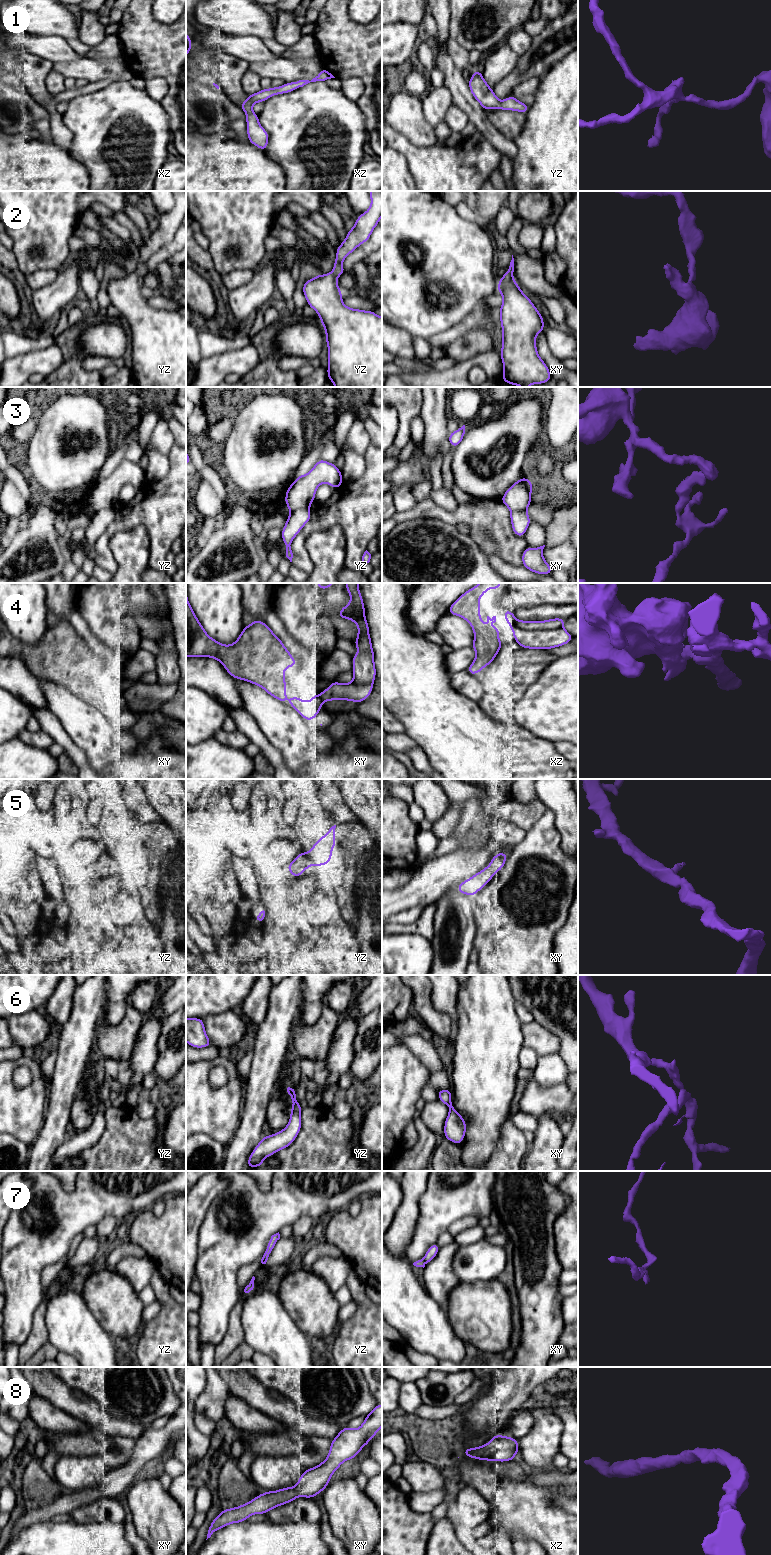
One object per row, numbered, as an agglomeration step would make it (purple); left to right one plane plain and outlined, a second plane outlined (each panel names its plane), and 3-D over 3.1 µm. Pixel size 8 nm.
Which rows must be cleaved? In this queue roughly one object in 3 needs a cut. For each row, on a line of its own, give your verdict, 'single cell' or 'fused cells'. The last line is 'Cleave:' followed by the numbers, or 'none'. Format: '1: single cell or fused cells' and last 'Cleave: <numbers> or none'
1: single cell
2: single cell
3: fused cells
4: fused cells
5: single cell
6: fused cells
7: fused cells
8: single cell
Cleave: 3, 4, 6, 7

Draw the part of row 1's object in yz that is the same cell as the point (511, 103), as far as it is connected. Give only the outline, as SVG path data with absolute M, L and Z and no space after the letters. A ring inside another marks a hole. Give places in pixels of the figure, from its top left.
M475 70L469 82L469 89L473 97L479 102L484 110L501 109L518 111L526 114L530 108L518 101L513 95L507 97L504 101L500 101L495 95L493 89L487 84L480 70Z

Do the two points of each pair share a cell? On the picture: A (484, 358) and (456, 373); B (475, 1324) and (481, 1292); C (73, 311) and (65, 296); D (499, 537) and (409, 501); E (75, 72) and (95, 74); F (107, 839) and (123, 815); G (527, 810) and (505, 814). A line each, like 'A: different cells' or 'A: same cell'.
A: same cell
B: same cell
C: different cells
D: different cells
E: same cell
F: same cell
G: same cell

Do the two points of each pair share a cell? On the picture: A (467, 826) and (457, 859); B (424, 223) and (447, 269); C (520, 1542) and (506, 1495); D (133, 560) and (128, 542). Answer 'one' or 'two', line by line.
A: two
B: one
C: two
D: one

